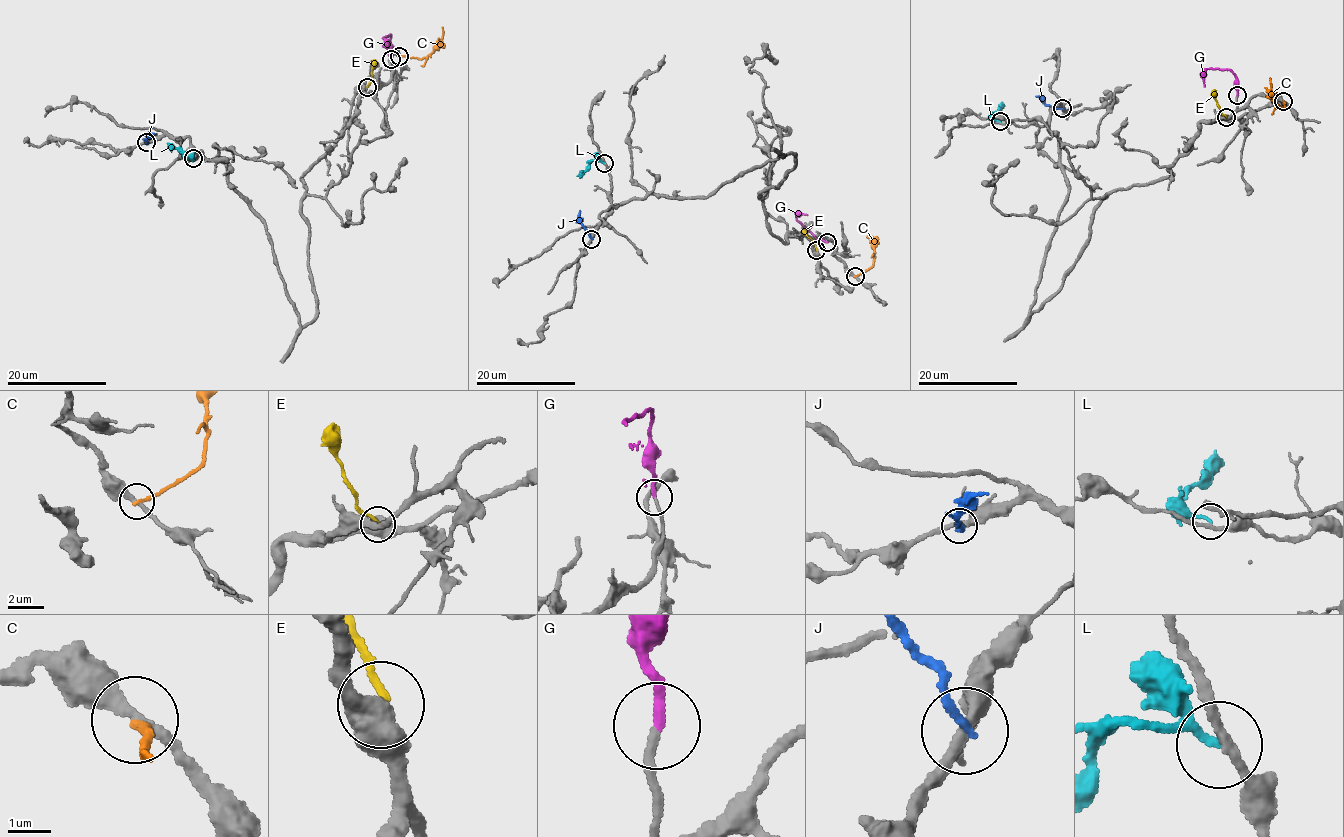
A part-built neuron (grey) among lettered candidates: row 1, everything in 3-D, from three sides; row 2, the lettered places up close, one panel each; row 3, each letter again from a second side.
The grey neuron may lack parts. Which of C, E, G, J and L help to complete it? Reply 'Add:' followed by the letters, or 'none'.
Add: E, G

